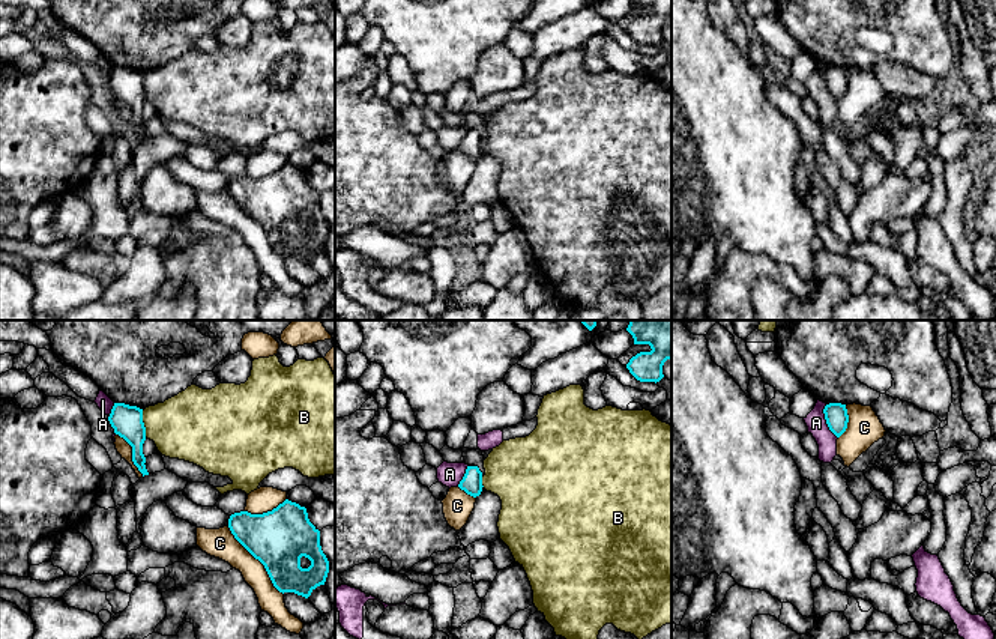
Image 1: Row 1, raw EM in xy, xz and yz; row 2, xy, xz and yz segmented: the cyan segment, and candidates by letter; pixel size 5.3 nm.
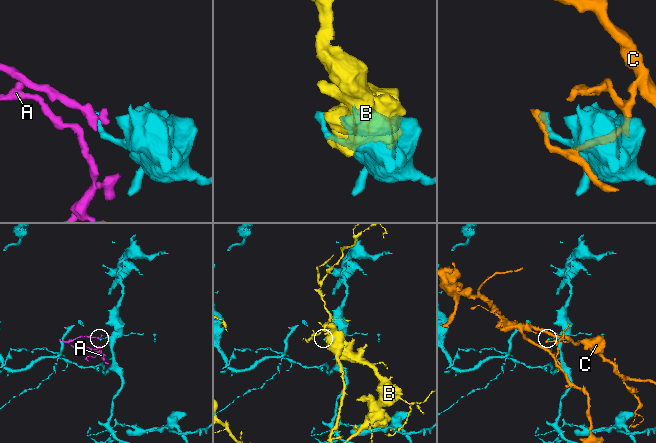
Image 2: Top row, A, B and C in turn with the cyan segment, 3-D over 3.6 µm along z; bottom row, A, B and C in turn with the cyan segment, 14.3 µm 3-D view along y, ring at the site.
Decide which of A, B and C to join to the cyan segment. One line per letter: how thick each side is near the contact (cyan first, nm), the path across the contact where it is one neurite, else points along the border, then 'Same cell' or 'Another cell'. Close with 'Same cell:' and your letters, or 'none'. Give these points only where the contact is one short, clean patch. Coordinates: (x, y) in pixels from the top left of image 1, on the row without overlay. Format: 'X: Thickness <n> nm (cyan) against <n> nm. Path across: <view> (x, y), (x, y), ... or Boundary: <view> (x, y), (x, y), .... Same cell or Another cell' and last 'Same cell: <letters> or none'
A: Thickness 130 nm (cyan) against 110 nm. Boundary: yz (825, 68), (825, 86), (837, 101). Another cell
B: Thickness 160 nm (cyan) against 360 nm. Another cell
C: Thickness 320 nm (cyan) against 160 nm. Another cell
Same cell: none

